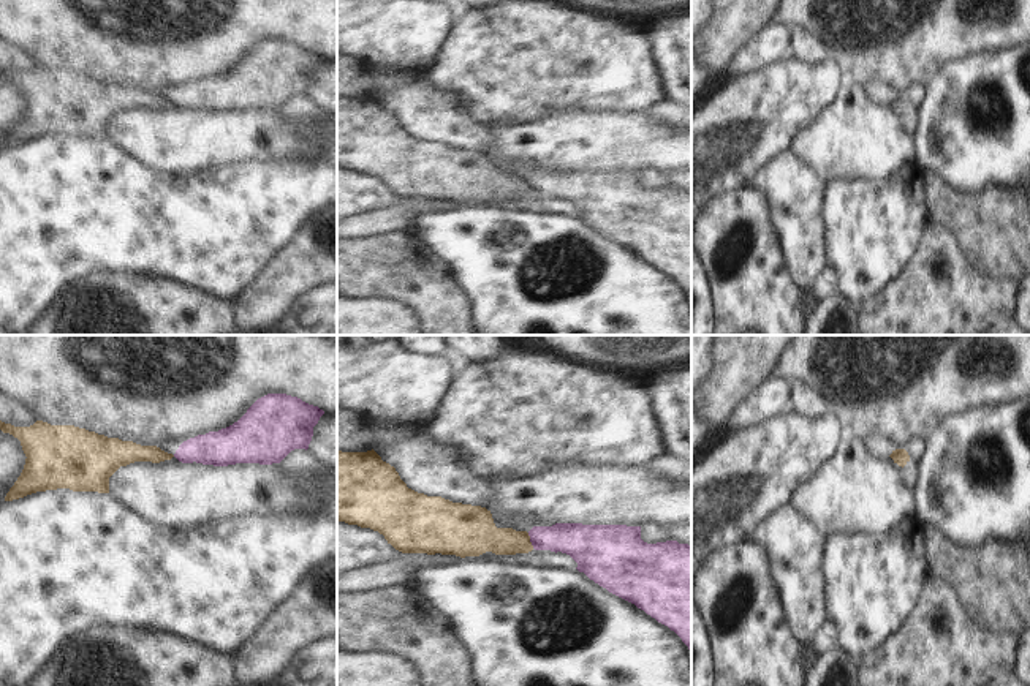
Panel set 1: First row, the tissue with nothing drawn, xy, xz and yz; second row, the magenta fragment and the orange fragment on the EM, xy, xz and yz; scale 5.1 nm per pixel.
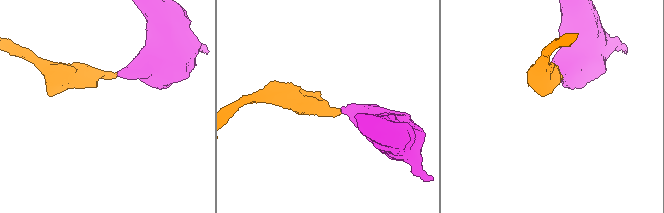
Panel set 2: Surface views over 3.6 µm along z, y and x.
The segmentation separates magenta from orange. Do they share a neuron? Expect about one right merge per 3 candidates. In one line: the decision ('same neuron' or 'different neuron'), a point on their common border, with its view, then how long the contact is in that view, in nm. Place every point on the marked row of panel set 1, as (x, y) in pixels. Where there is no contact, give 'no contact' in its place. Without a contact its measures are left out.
different neuron; meets magenta in xz at (530, 541); contact 90 nm long

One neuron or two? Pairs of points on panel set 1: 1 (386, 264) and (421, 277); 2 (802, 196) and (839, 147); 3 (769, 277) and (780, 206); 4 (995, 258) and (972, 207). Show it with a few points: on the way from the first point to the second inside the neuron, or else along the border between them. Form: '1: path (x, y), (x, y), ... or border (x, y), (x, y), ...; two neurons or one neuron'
1: path (394, 266), (404, 266), (413, 272); one neuron
2: border (791, 149), (825, 182); two neurons
3: border (763, 198), (782, 261), (788, 267); two neurons
4: path (995, 245), (995, 231), (984, 220); one neuron

